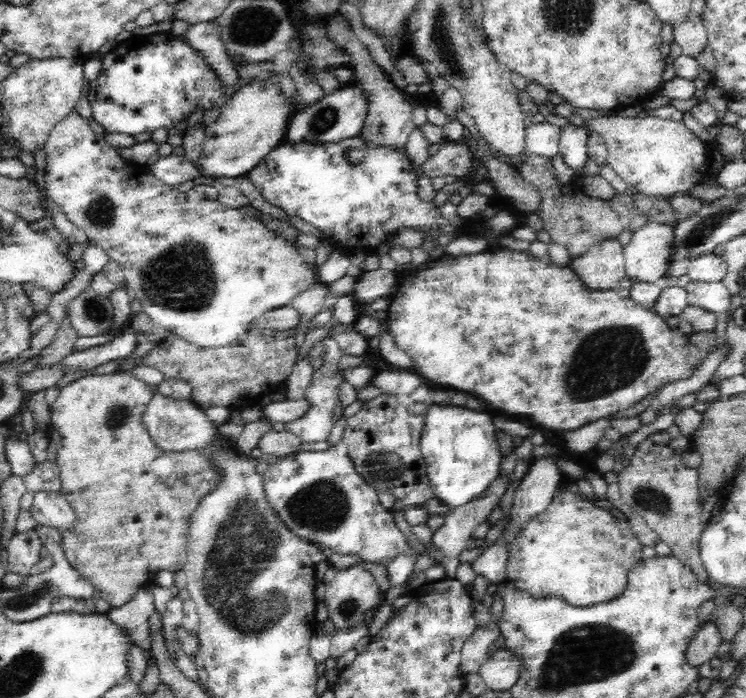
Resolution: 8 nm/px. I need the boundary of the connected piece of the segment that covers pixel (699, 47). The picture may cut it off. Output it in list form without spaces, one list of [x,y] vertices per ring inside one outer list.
[[[689,13],[684,22],[676,22],[673,25],[674,42],[682,48],[684,56],[695,58],[707,46],[707,30],[702,17],[695,13]]]

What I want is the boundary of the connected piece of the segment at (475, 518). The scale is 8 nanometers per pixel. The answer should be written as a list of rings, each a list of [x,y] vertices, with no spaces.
[[[499,475],[488,485],[488,488],[486,488],[483,494],[478,498],[471,500],[470,503],[463,504],[462,507],[449,509],[448,513],[445,515],[444,524],[433,532],[432,539],[430,540],[431,546],[442,550],[444,553],[443,559],[438,563],[445,567],[446,574],[444,578],[455,578],[456,568],[460,566],[460,561],[458,559],[459,554],[466,548],[468,540],[474,537],[472,534],[475,532],[476,527],[488,518],[488,514],[490,514],[495,506],[499,505],[500,499],[509,485],[509,480],[509,476],[501,477]]]

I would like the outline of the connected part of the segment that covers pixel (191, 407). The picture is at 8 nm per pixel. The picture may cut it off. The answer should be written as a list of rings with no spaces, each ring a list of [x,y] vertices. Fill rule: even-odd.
[[[154,391],[152,398],[143,414],[143,423],[147,425],[151,439],[159,448],[166,452],[180,452],[184,449],[212,448],[213,438],[218,438],[216,423],[204,416],[202,408],[192,400],[172,400],[158,391]]]

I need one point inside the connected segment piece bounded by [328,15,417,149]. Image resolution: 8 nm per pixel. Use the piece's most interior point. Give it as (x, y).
(388, 123)

